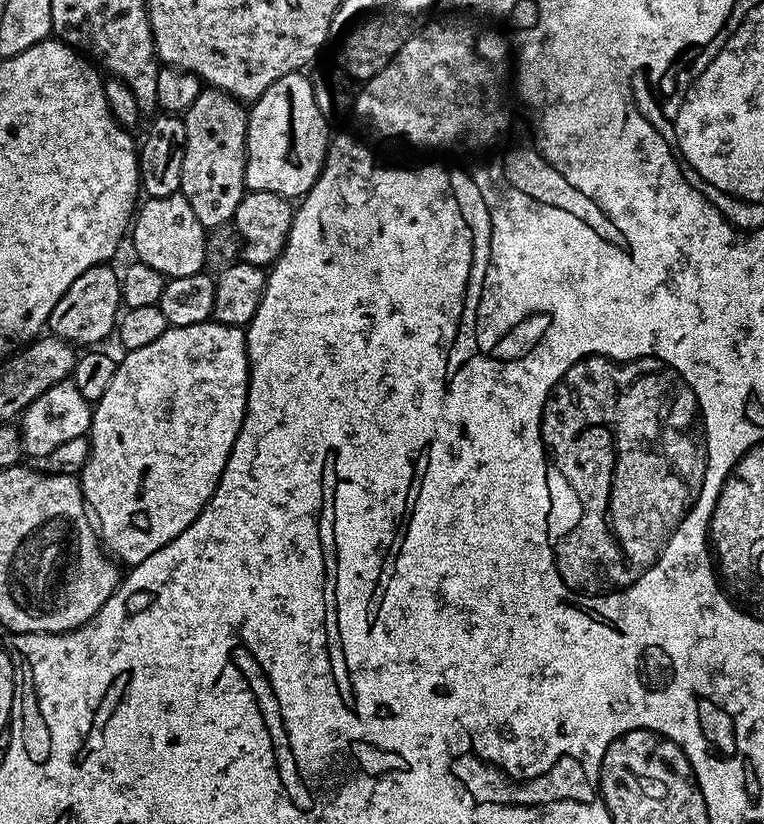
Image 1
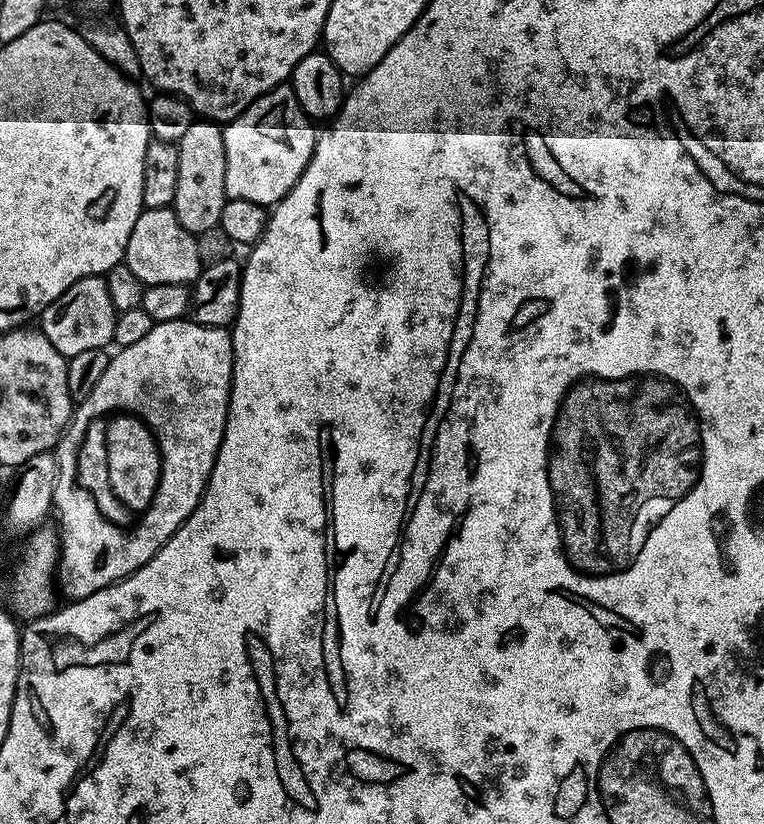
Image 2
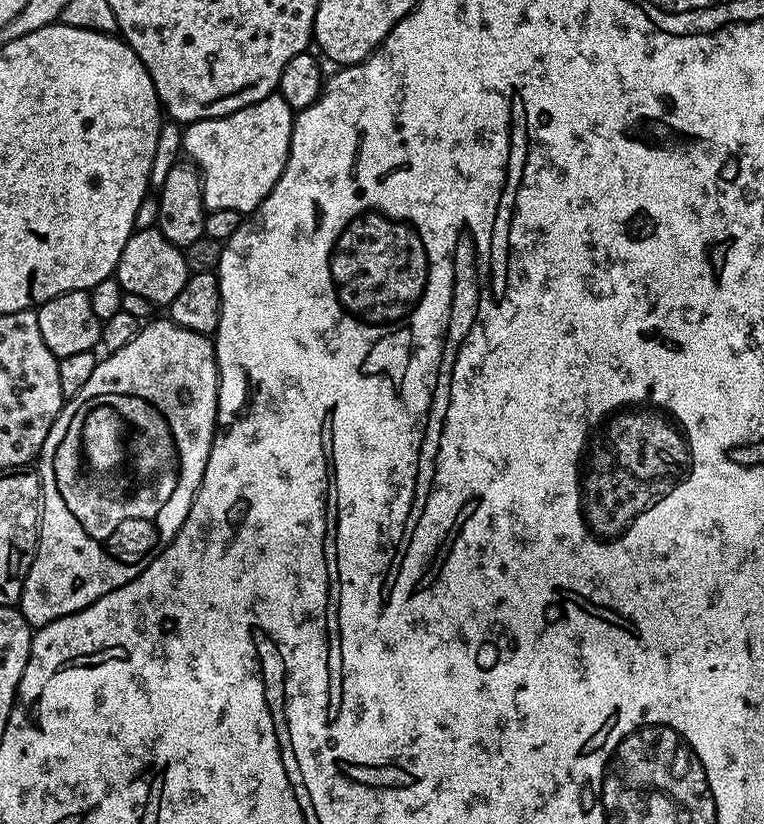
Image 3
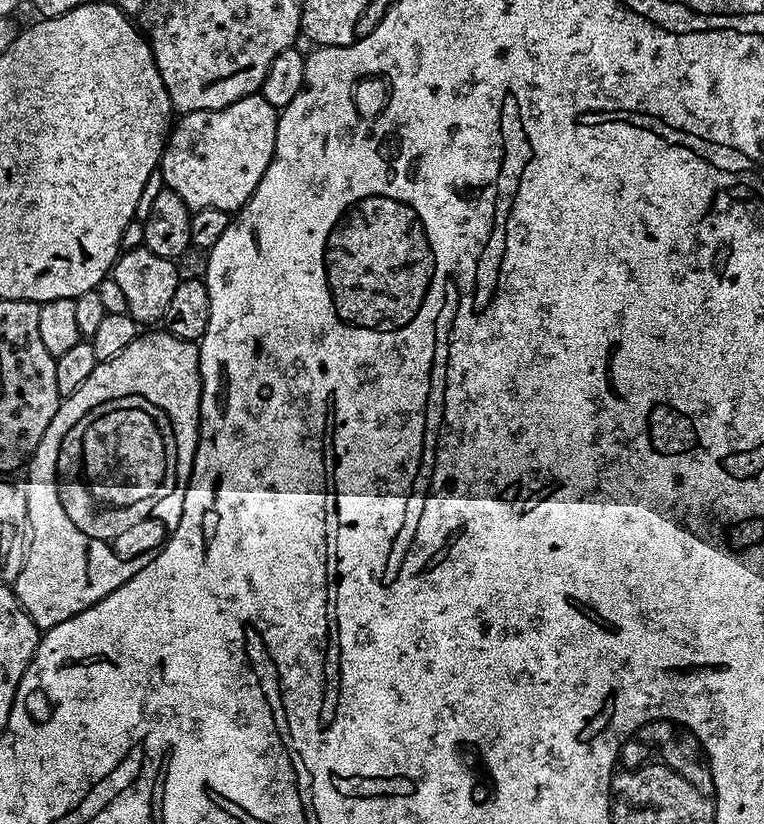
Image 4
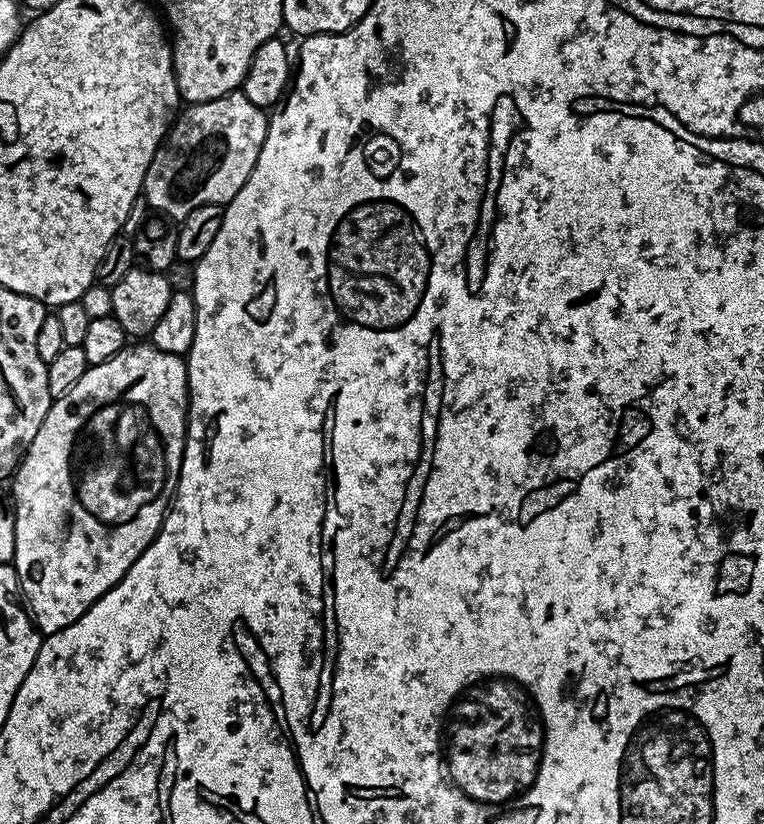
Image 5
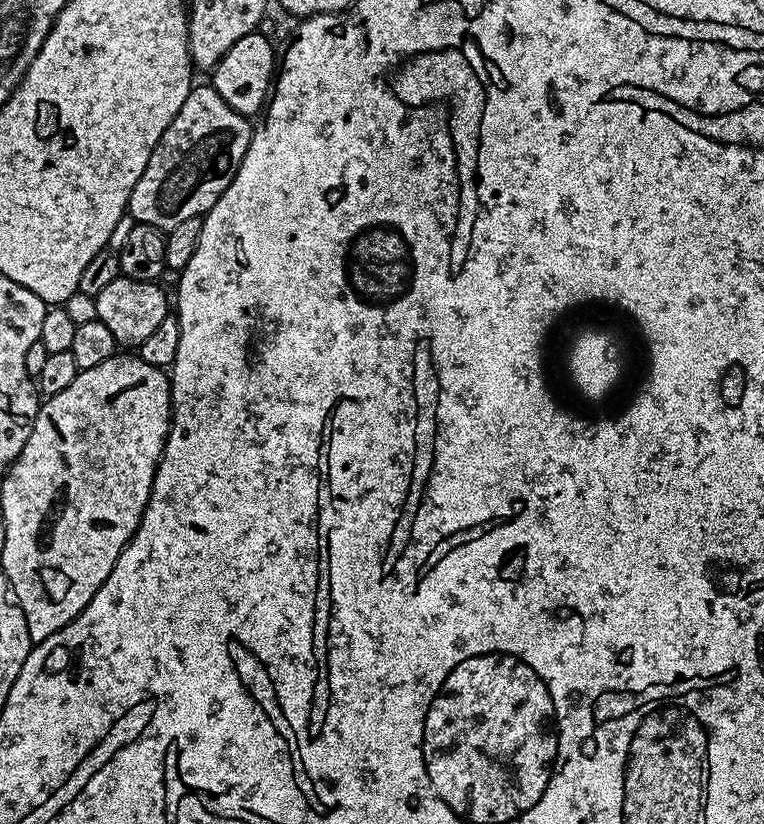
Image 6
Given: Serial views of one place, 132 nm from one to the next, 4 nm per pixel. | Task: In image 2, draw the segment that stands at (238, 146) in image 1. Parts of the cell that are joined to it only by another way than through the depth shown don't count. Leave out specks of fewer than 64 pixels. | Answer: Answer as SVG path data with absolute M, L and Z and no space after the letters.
M203 118L193 119L177 148L177 186L174 189L172 213L194 234L217 227L222 218L226 194L226 146L224 130L219 123Z

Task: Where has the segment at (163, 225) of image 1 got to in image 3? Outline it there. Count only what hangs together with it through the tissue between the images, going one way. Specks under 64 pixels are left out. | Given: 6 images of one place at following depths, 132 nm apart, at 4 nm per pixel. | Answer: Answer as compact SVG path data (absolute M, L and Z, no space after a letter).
M152 227L133 231L132 237L126 242L122 250L122 258L118 258L118 266L114 273L114 279L120 287L130 294L138 294L149 300L153 306L167 306L173 298L186 286L190 269L188 257L181 249L167 240L160 233L160 229Z

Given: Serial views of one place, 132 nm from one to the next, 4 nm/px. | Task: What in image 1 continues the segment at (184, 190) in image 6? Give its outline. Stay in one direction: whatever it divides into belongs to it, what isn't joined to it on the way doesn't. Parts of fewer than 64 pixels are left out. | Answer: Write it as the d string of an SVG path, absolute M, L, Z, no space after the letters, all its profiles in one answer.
M303 71L291 72L270 86L248 108L248 157L244 186L248 192L269 192L303 198L324 168L330 143L330 121L314 102L312 81Z

